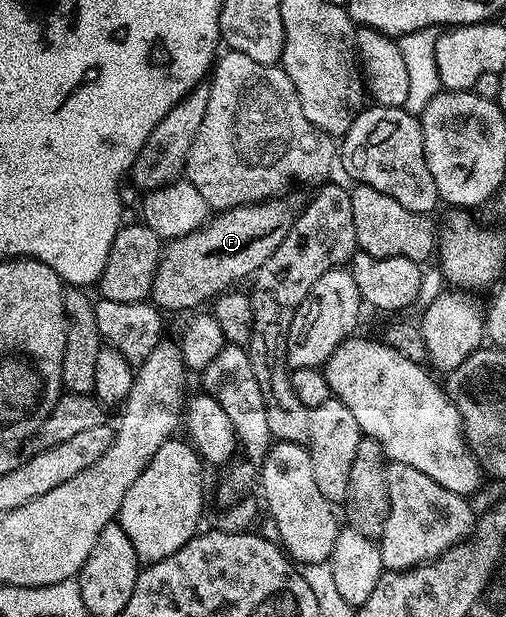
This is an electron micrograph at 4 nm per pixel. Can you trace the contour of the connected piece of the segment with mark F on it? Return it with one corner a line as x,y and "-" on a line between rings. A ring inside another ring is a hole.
286,196
268,198
265,202
215,213
196,232
167,241
150,289
153,305
163,312
194,312
201,307
198,306
201,302
209,303
238,284
241,278
249,279
284,244
284,236
288,236
295,217
296,206
294,210

